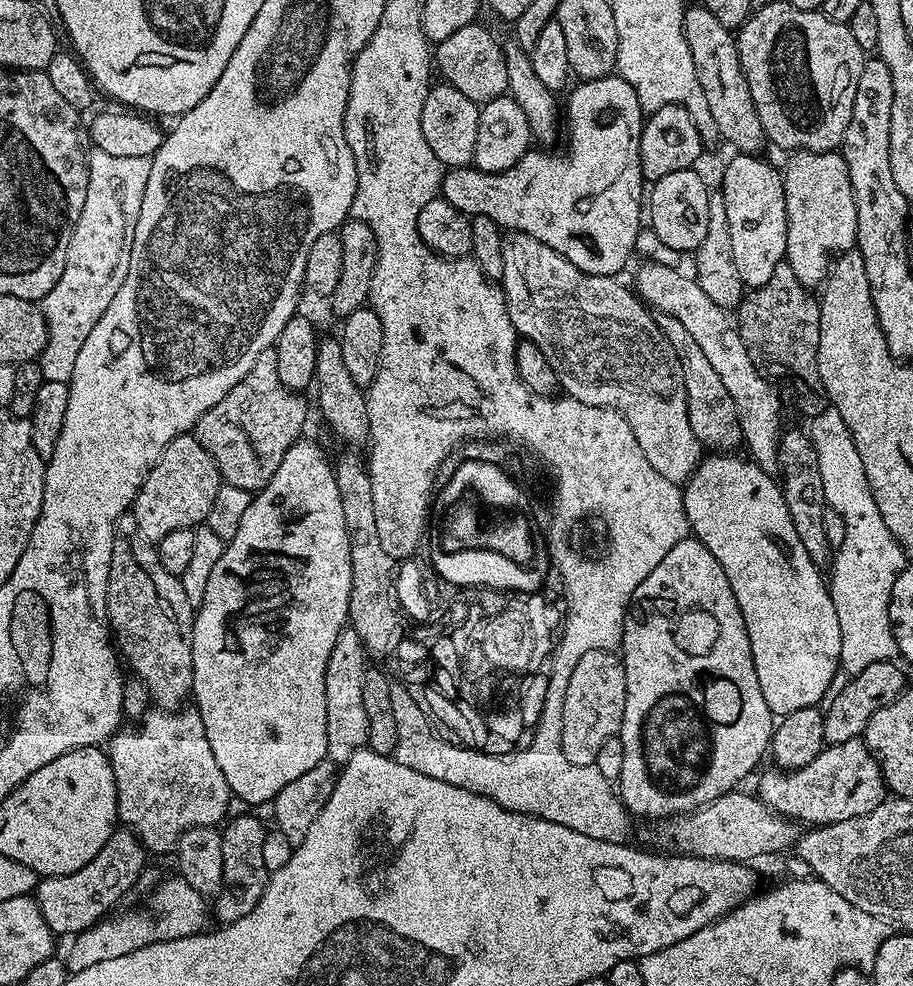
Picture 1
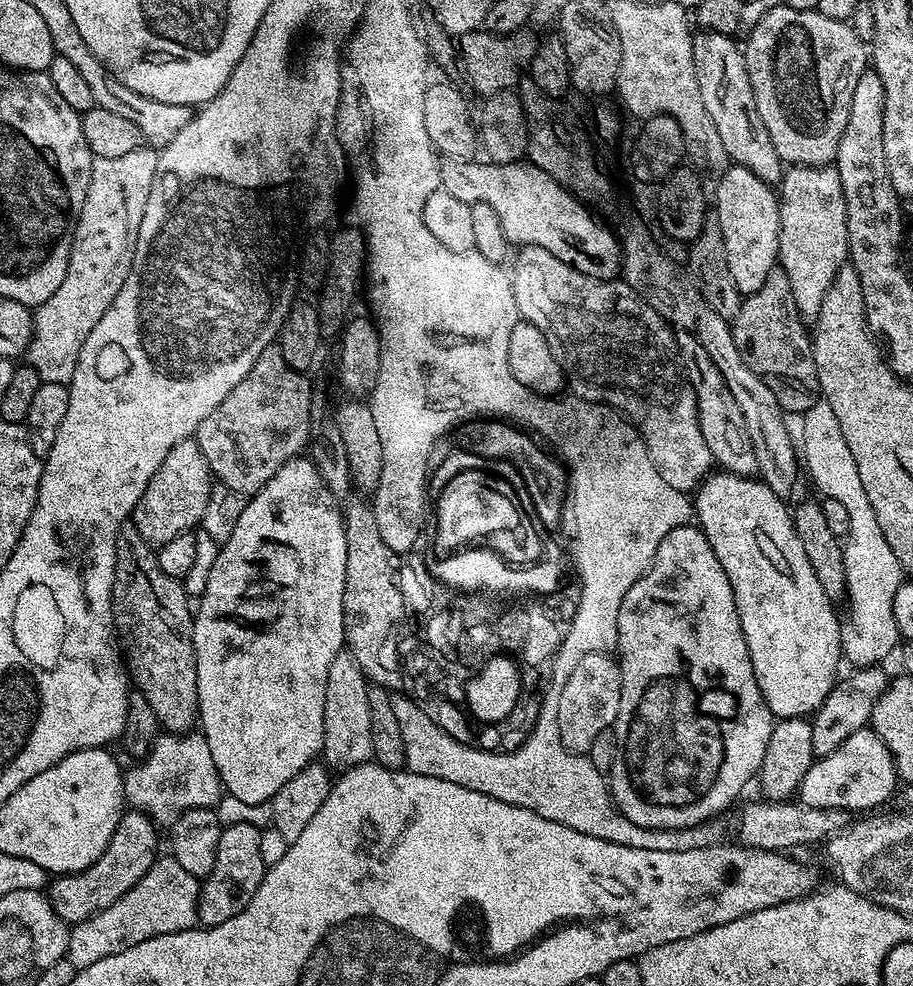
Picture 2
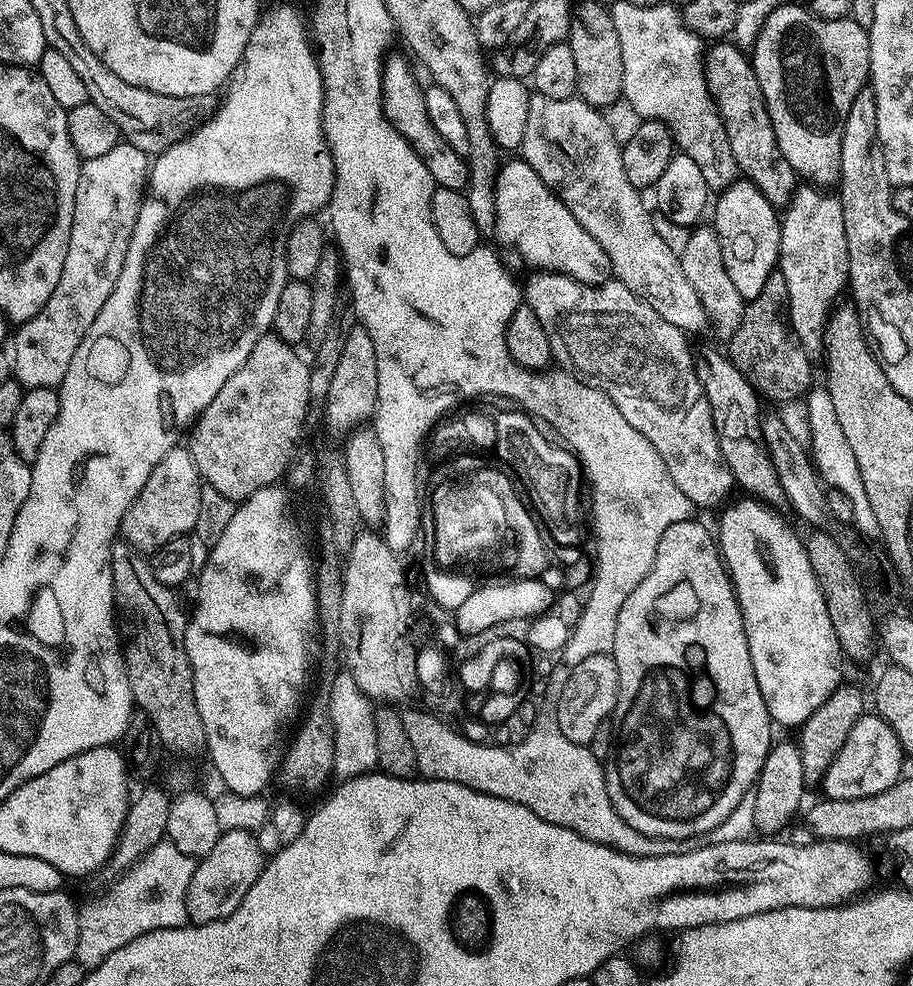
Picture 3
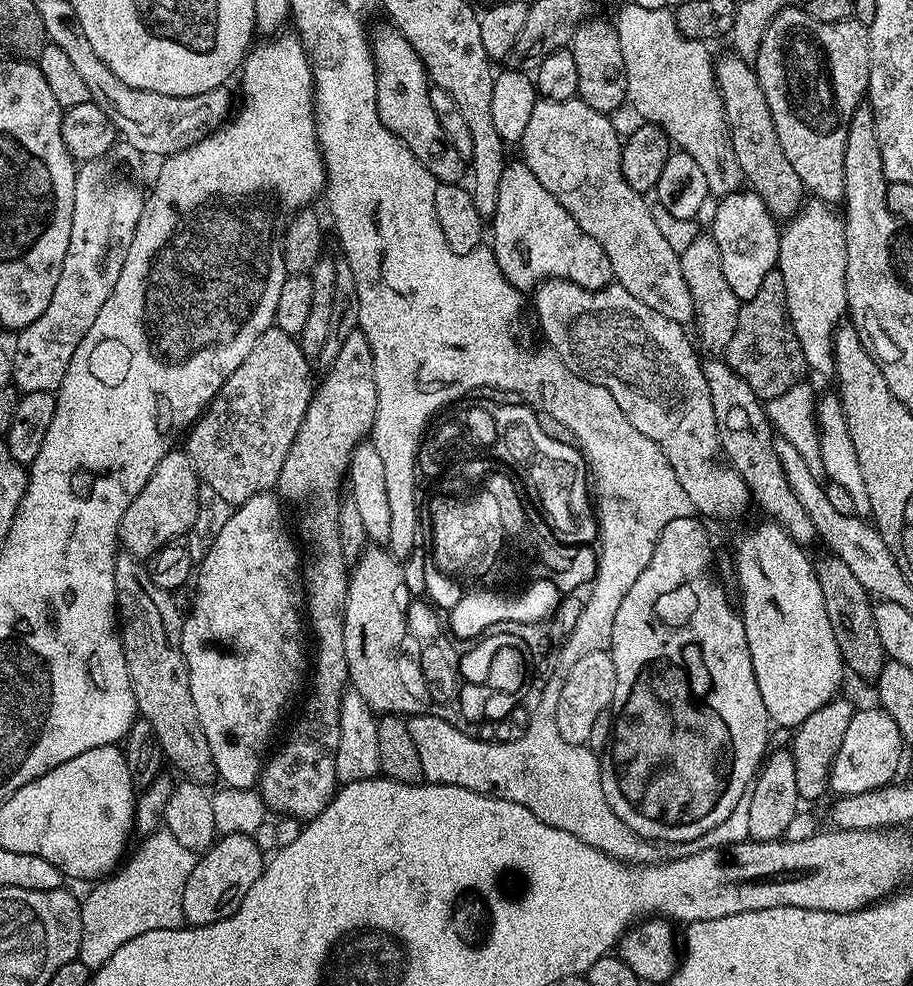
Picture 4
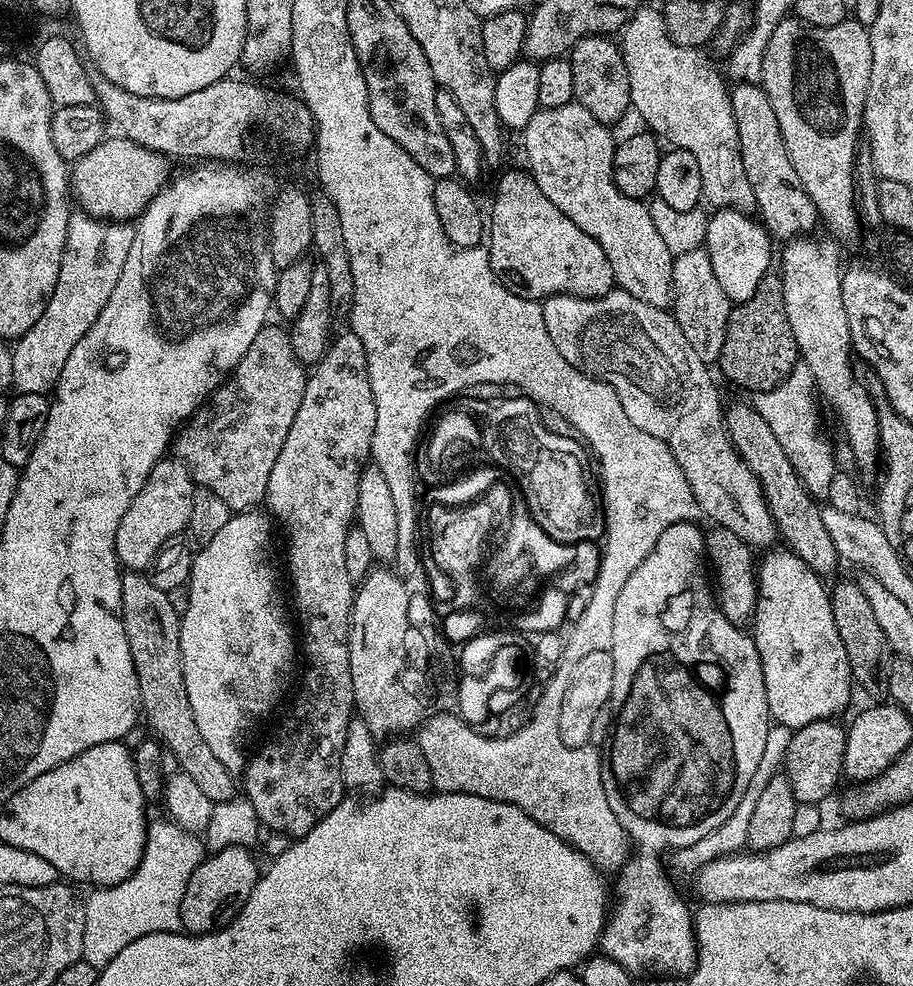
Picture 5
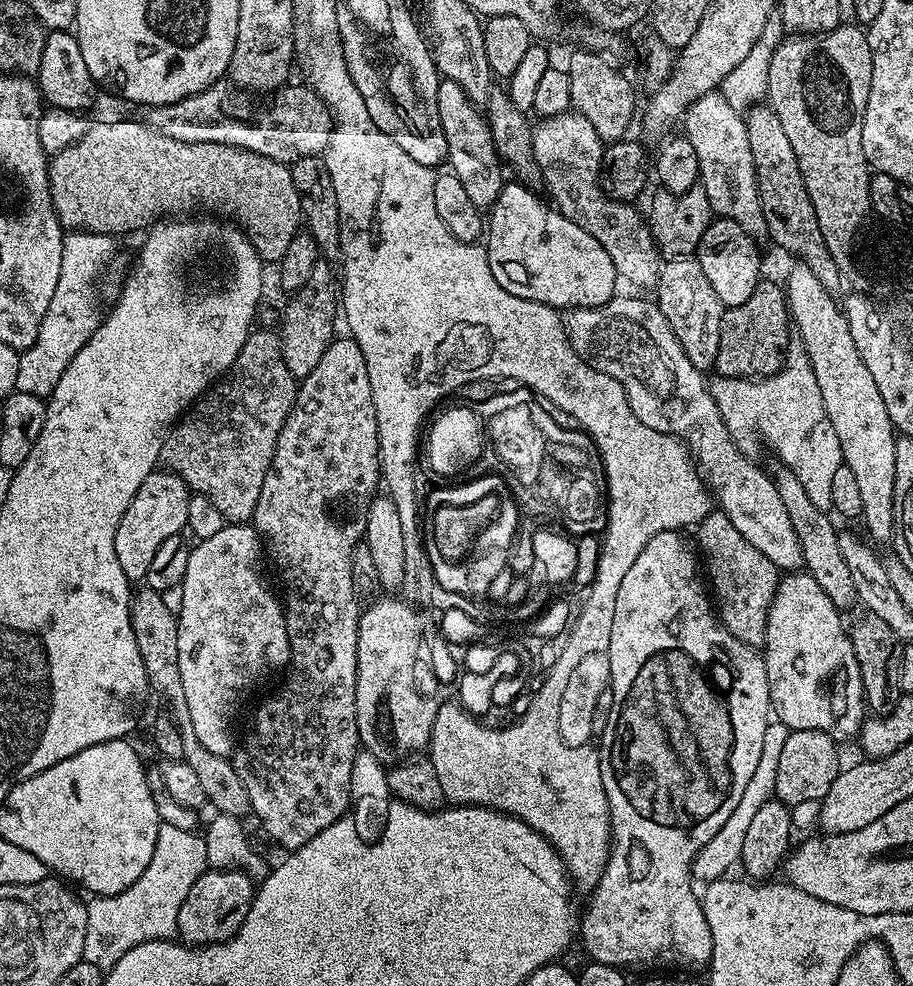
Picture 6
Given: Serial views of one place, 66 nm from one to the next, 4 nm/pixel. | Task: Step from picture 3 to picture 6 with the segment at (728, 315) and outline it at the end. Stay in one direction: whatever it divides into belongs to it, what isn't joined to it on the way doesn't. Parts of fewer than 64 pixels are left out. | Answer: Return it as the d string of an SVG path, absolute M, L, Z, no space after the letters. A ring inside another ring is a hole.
M673 256L660 265L660 273L654 289L654 303L666 316L674 338L682 346L686 358L701 370L712 370L718 358L718 334L722 334L722 314L724 303L714 294L702 266L692 256Z

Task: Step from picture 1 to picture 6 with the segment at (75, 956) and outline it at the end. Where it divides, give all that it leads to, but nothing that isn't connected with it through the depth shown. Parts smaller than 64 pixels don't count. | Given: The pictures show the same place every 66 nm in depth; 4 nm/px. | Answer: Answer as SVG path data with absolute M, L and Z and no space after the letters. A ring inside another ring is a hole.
M161 824L154 858L150 866L142 870L142 878L126 890L113 896L96 896L87 901L86 942L84 959L94 966L107 970L134 946L151 940L170 940L177 935L178 910L190 894L190 886L209 867L206 858L206 842L199 831L178 830Z

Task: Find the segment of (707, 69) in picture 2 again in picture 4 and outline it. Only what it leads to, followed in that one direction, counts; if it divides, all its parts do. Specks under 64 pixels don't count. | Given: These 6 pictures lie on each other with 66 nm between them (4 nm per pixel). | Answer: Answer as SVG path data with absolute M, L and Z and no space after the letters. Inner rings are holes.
M727 54L715 61L714 73L716 75L716 88L722 98L722 106L726 114L726 122L730 130L730 138L734 142L734 155L738 157L738 166L742 170L747 187L766 202L770 214L777 221L787 222L800 210L800 205L805 203L806 189L802 178L798 178L794 166L786 159L782 150L782 142L778 142L778 130L774 130L774 118L770 118L770 106L766 106L766 94L762 94L762 86L756 77L756 69L749 61L743 60L741 56Z

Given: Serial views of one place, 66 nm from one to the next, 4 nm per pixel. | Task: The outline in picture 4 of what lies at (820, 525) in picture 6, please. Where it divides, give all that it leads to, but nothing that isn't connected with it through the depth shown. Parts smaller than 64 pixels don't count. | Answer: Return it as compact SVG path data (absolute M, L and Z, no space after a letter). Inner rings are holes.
M708 358L703 361L704 377L710 386L710 402L714 406L714 422L720 435L720 451L732 469L746 482L749 497L768 512L767 519L786 530L788 537L801 546L817 543L814 522L810 522L810 514L802 510L802 504L790 490L786 476L782 474L782 464L774 454L774 429L768 419L765 405L760 397L730 370L727 362L720 358Z

